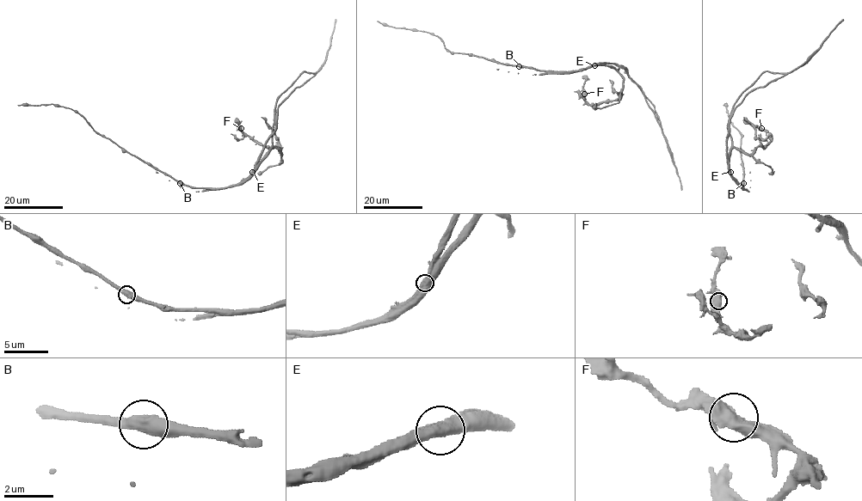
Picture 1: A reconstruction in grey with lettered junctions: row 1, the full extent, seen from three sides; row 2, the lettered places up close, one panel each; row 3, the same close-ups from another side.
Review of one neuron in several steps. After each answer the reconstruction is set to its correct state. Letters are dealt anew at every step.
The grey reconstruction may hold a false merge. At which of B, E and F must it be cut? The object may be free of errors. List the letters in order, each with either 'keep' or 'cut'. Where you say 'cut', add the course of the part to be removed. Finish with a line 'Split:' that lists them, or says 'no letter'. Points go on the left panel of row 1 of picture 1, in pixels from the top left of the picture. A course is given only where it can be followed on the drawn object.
B: keep
E: cut | (253, 172), (266, 141), (273, 131), (280, 104), (323, 66), (335, 19)
F: keep
Split: E

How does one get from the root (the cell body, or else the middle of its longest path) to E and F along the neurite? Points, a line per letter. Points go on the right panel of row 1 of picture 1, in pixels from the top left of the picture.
E: (739, 186), (730, 172)
F: (739, 186), (731, 174), (729, 153), (736, 148), (750, 154), (769, 143), (772, 137), (761, 128)

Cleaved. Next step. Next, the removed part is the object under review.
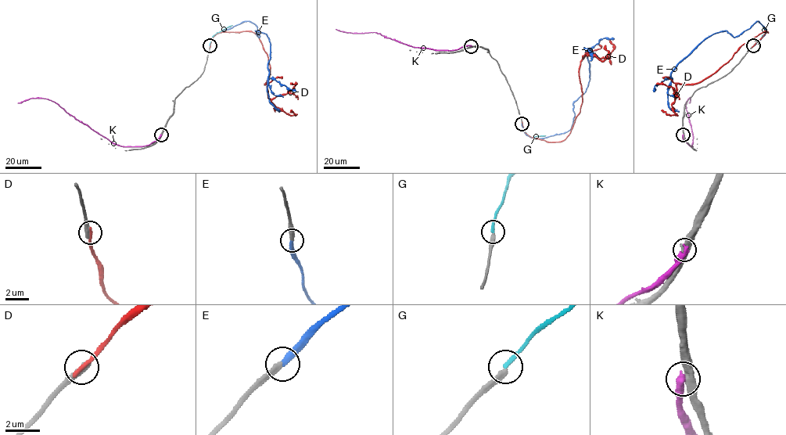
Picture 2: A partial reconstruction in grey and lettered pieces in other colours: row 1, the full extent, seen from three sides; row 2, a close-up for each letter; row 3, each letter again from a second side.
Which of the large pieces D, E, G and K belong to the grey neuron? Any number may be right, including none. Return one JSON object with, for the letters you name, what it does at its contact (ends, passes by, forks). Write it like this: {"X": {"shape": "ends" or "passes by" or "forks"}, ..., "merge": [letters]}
{"E": {"shape": "ends"}, "merge": ["E"]}

